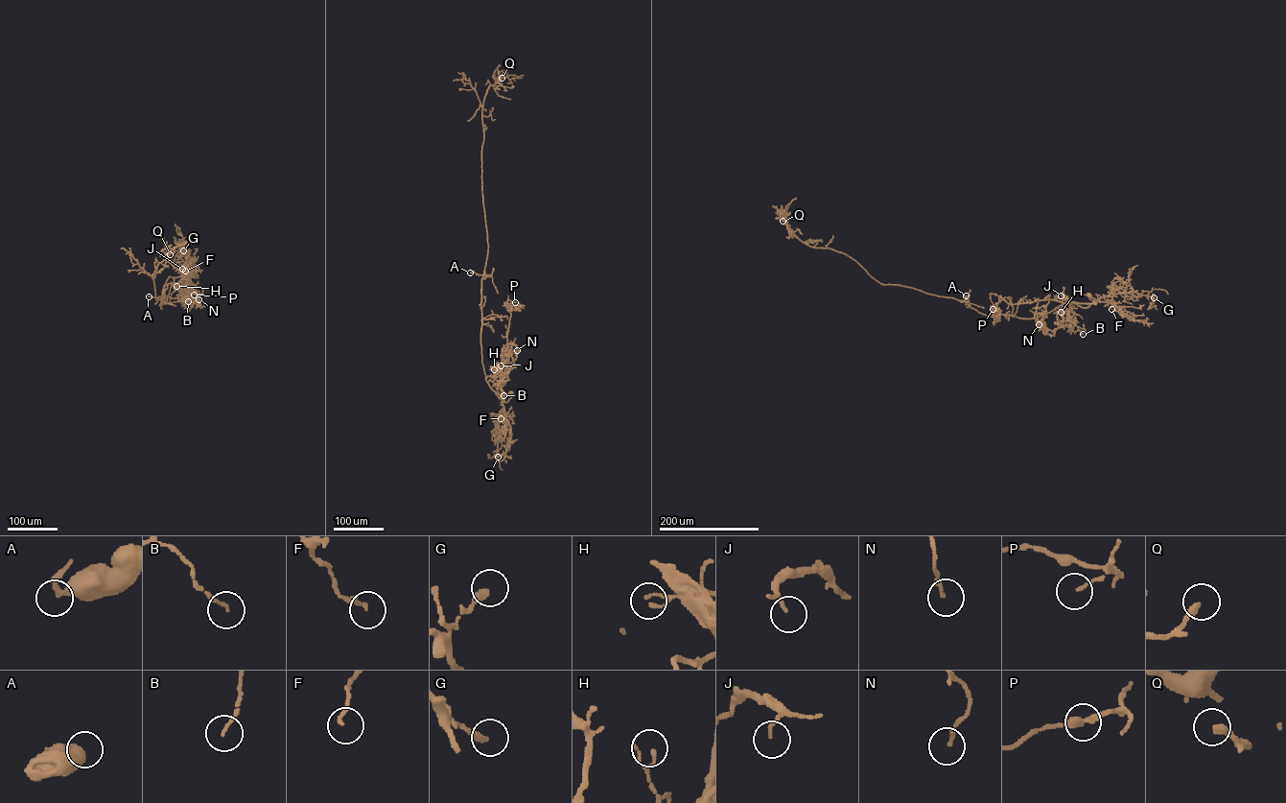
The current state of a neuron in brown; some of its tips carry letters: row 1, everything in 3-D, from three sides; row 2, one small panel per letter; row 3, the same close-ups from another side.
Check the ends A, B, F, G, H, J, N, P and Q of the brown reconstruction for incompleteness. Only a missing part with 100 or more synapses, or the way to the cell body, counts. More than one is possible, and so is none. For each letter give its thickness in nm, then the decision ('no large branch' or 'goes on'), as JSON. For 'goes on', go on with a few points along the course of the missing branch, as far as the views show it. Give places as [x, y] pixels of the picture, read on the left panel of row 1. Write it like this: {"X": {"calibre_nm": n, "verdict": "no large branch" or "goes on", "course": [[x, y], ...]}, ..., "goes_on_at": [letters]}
{"A": {"calibre_nm": 280, "verdict": "no large branch"}, "B": {"calibre_nm": 100, "verdict": "no large branch"}, "F": {"calibre_nm": 160, "verdict": "no large branch"}, "G": {"calibre_nm": 280, "verdict": "no large branch"}, "H": {"calibre_nm": 80, "verdict": "no large branch"}, "J": {"calibre_nm": 110, "verdict": "no large branch"}, "N": {"calibre_nm": 140, "verdict": "no large branch"}, "P": {"calibre_nm": 100, "verdict": "no large branch"}, "Q": {"calibre_nm": 280, "verdict": "no large branch"}, "goes_on_at": []}

